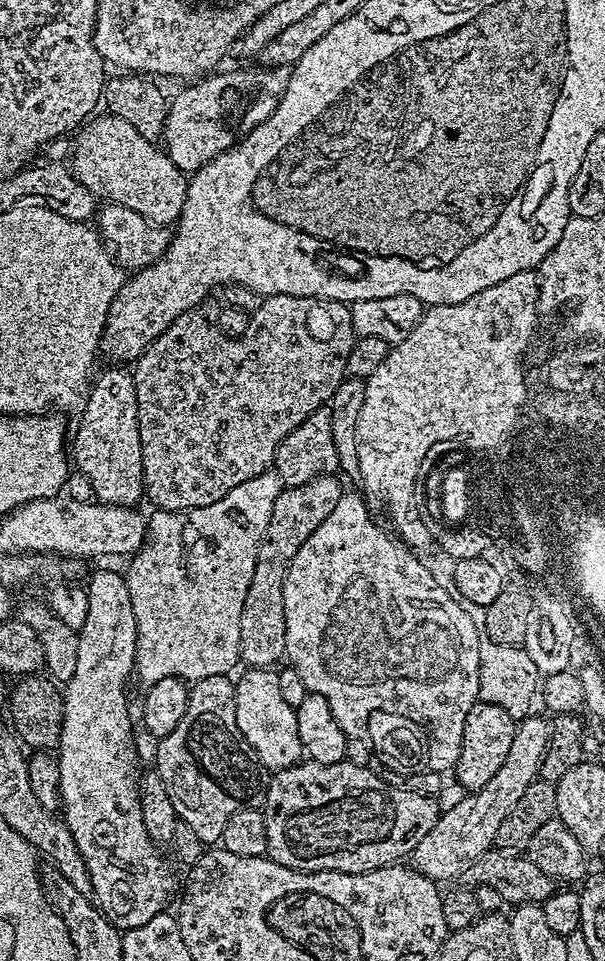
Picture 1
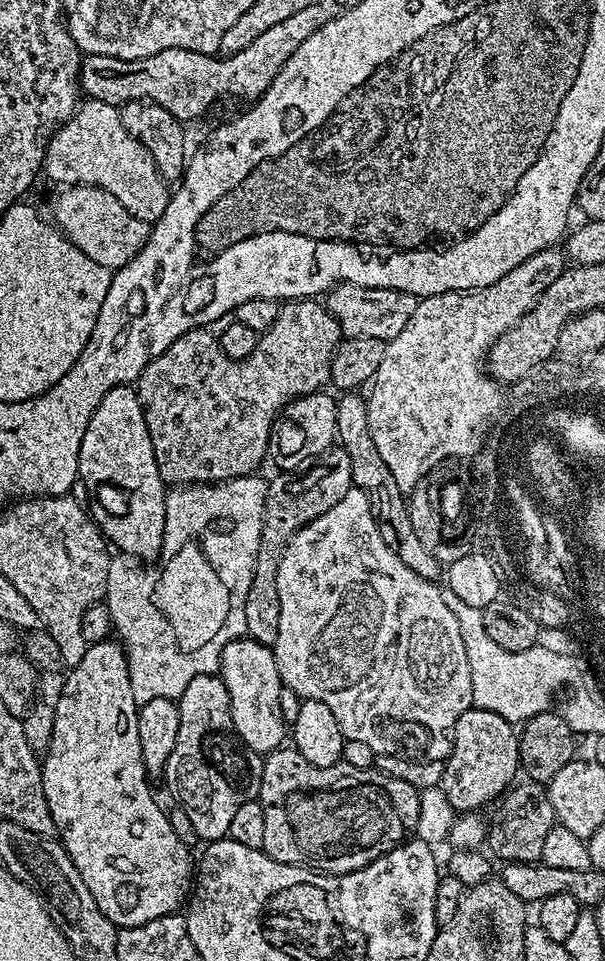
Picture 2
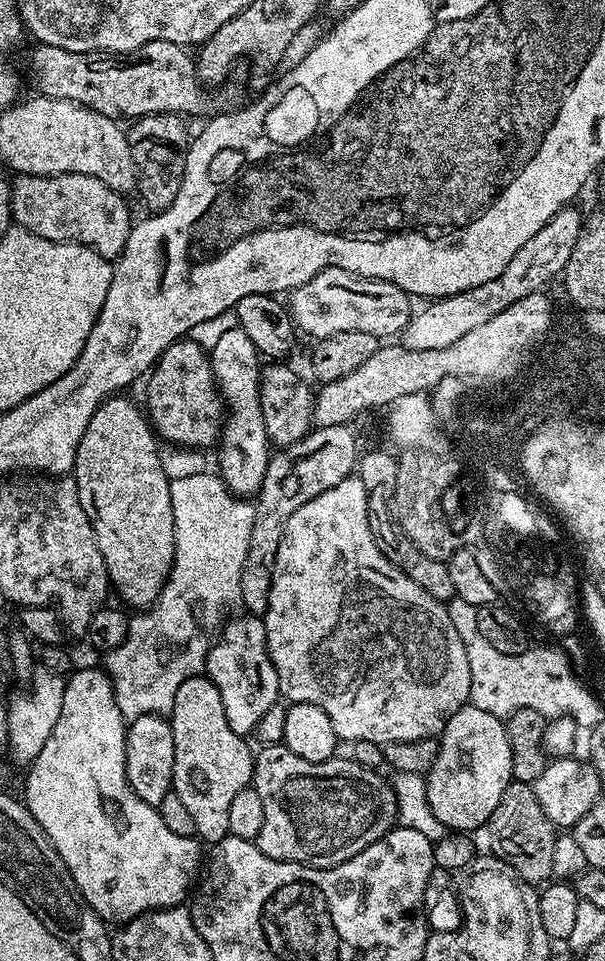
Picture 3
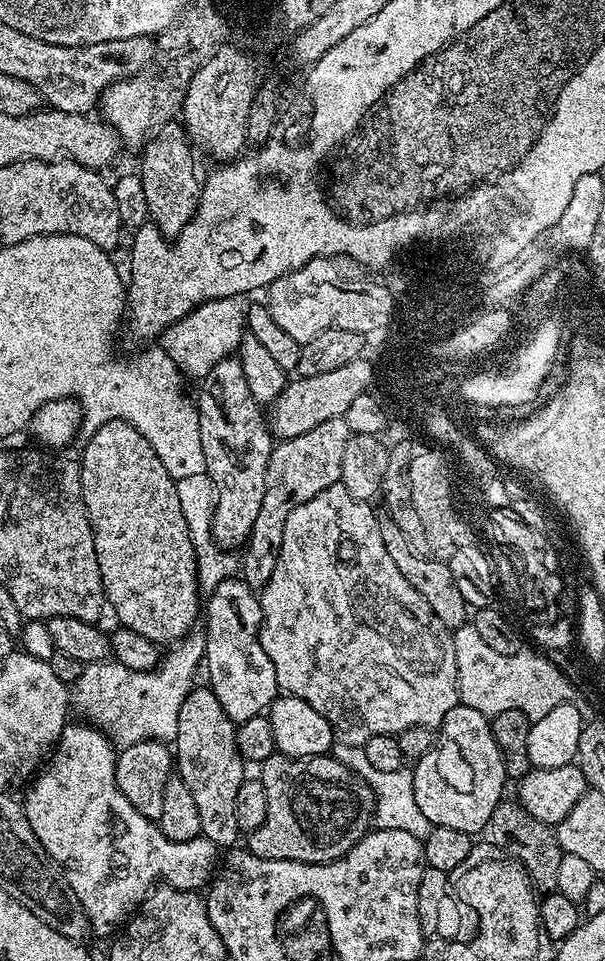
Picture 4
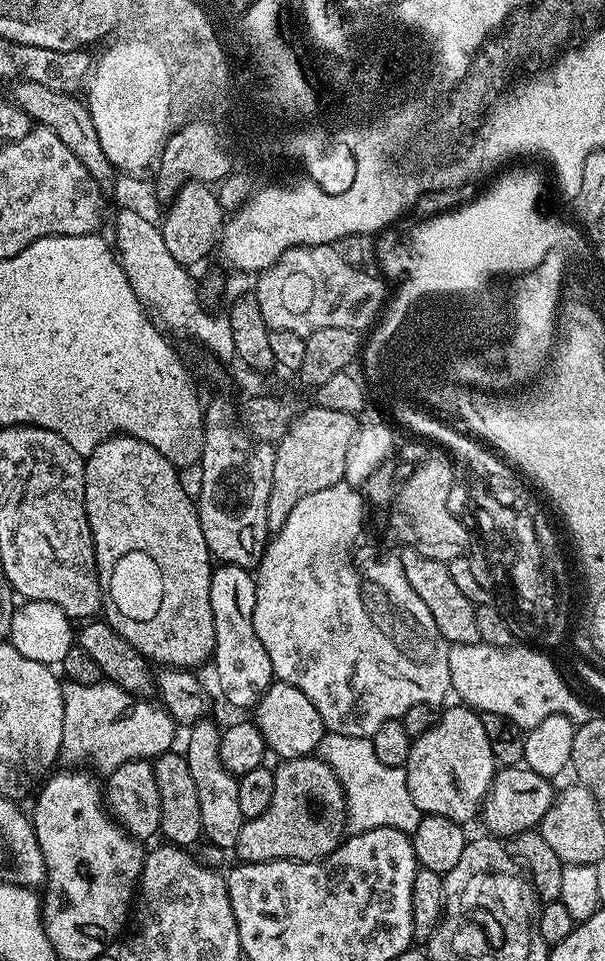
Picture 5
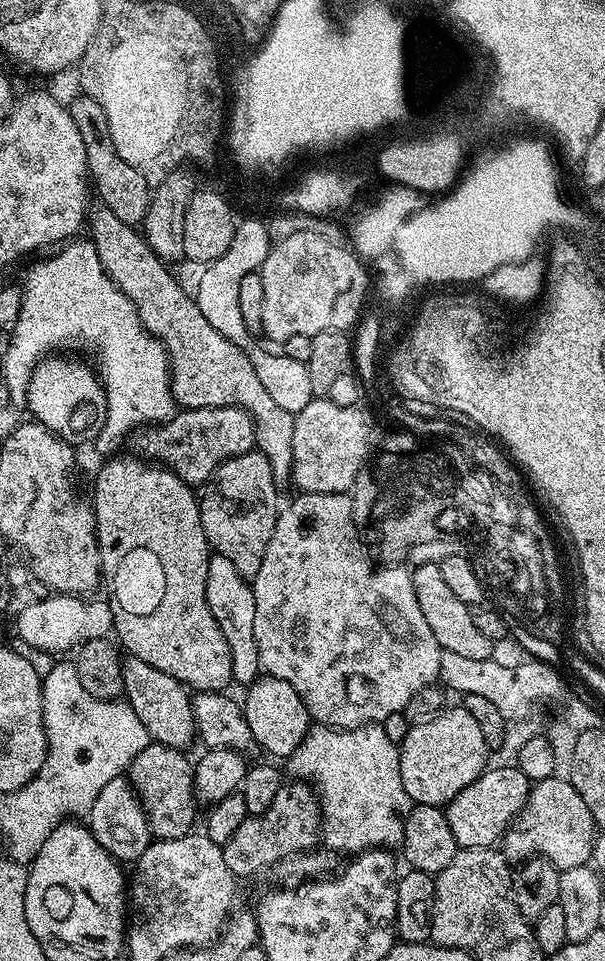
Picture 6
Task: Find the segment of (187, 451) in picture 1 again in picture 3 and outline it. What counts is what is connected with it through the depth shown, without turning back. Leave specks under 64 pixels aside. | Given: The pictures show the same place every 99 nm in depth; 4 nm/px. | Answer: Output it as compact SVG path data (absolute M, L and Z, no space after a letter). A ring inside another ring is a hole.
M189 338L175 340L156 361L147 380L146 415L161 441L197 450L208 450L219 441L226 415L224 401L216 389L209 353L202 345Z

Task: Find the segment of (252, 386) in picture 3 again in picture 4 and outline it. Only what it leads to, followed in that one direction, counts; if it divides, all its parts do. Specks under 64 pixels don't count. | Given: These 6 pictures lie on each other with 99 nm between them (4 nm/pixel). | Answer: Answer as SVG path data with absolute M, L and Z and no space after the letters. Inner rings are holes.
M235 355L227 356L218 362L199 381L198 386L200 386L200 393L195 393L194 403L202 430L202 454L206 454L207 473L216 487L212 537L216 545L222 549L240 550L248 543L248 535L250 530L254 530L254 521L258 519L258 510L262 506L266 470L274 447L274 437L269 431L265 409L254 398L254 394L250 394L250 386L246 386L246 373L242 370L242 362Z

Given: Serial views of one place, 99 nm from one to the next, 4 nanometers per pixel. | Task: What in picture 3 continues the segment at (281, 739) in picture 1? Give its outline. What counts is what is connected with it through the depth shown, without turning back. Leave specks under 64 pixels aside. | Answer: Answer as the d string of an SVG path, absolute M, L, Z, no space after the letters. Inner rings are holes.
M251 614L239 615L233 615L227 621L229 624L225 623L219 629L218 639L209 647L206 675L214 682L214 686L218 686L222 710L226 710L226 722L230 722L230 730L247 737L255 733L262 716L278 701L280 687L274 662L270 662L263 619Z

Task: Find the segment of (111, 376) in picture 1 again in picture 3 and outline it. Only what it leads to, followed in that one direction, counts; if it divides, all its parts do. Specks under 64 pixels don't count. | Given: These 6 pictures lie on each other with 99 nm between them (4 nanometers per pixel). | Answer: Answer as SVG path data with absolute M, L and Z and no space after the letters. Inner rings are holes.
M116 394L99 404L96 408L94 418L90 418L90 426L86 426L86 434L82 434L82 442L78 442L78 454L76 455L76 466L74 477L78 486L78 496L81 499L82 507L86 516L93 524L94 534L97 536L98 548L105 559L108 577L111 580L111 587L128 604L133 604L133 609L143 610L152 607L160 598L160 592L168 581L168 575L172 573L174 562L174 550L176 549L176 535L174 534L174 506L170 502L170 481L160 465L160 448L158 437L145 413L132 400L127 400L127 395Z

